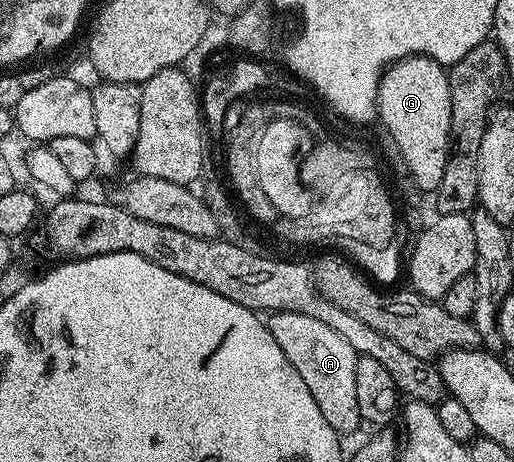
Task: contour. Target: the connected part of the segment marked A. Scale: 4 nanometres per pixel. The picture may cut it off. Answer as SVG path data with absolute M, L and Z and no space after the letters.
M273 311L268 314L267 324L271 335L275 335L275 343L279 343L283 355L287 355L295 371L299 371L303 383L307 383L323 419L331 423L338 435L353 433L357 428L362 428L359 398L355 395L357 352L337 332L331 331L327 323L319 323L319 319L311 319L302 313Z

